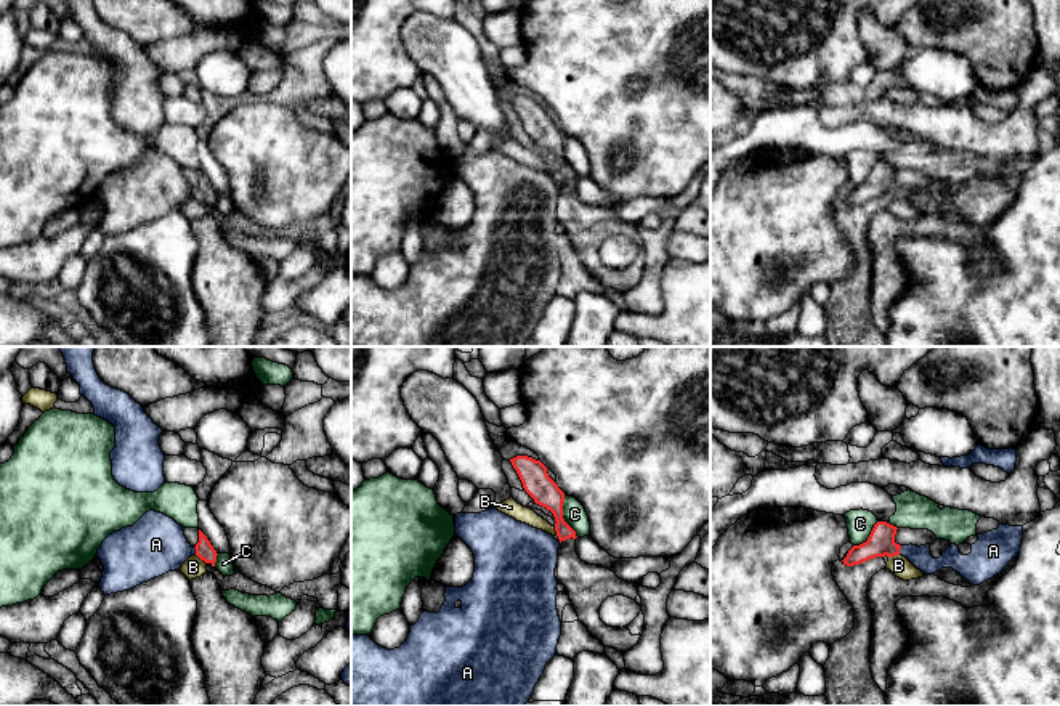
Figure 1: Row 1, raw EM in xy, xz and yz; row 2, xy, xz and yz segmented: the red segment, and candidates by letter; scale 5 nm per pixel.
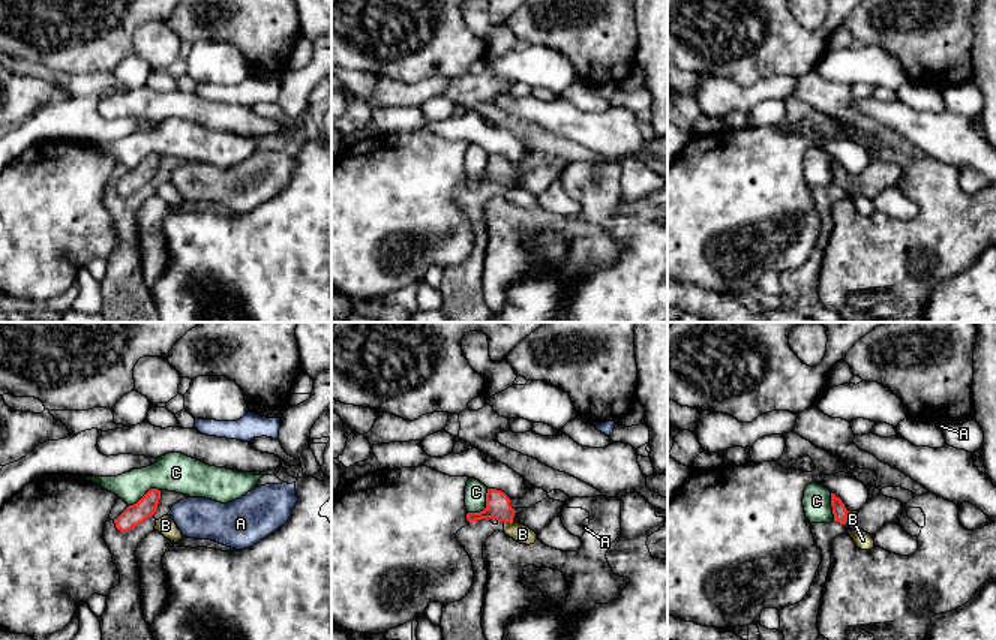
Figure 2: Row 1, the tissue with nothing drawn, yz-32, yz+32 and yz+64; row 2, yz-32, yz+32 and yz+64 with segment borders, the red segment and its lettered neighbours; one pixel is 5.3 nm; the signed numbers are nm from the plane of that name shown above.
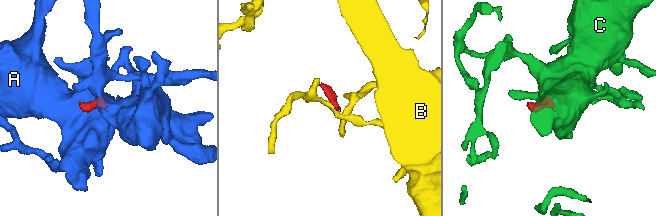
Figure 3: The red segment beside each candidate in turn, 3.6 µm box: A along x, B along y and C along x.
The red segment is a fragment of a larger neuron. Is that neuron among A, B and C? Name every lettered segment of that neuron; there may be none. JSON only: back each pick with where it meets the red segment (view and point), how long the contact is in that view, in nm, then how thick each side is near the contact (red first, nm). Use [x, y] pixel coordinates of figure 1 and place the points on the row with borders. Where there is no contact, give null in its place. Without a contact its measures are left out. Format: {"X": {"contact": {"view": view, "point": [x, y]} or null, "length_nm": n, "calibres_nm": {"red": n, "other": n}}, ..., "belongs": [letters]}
{"belongs": []}

